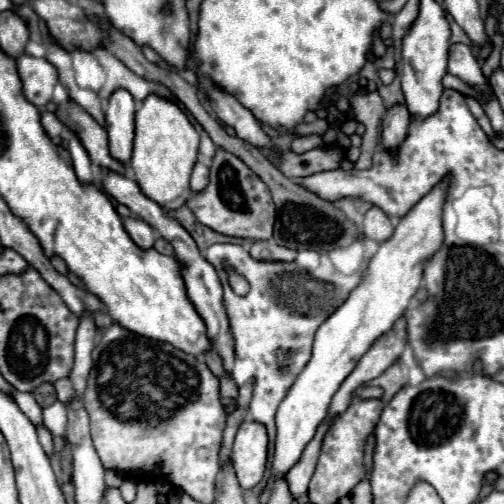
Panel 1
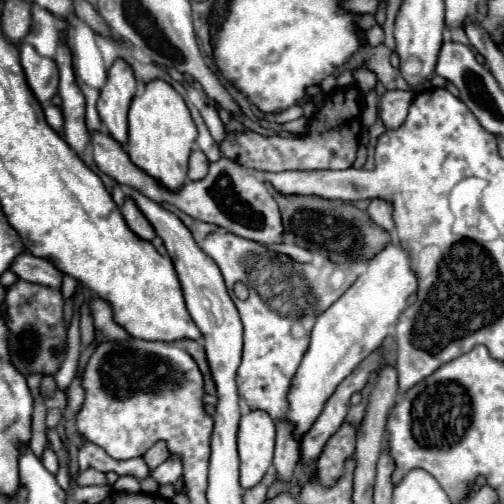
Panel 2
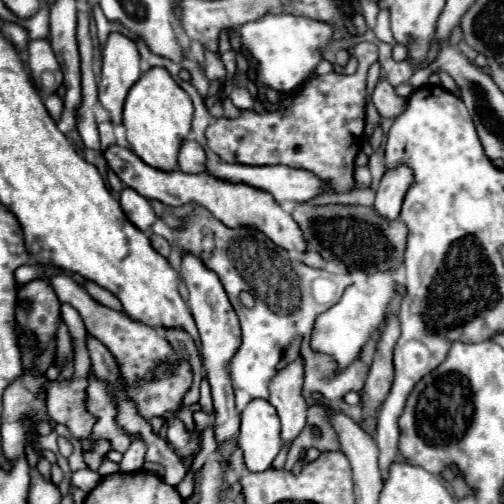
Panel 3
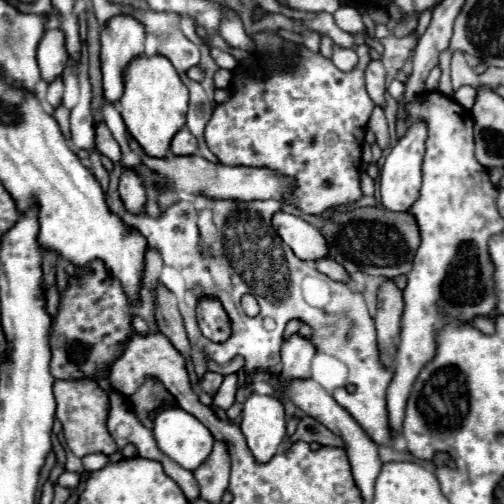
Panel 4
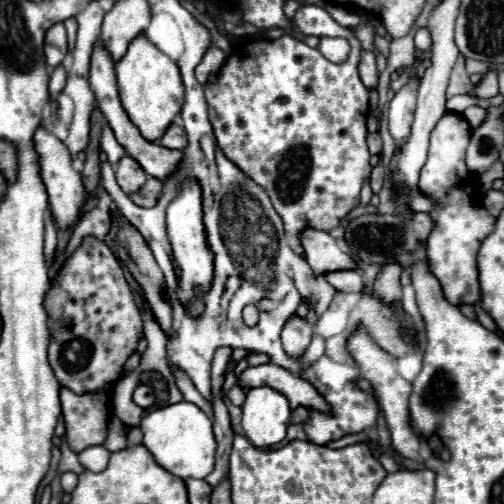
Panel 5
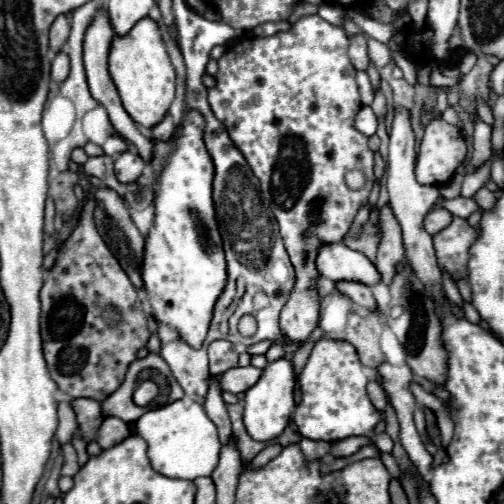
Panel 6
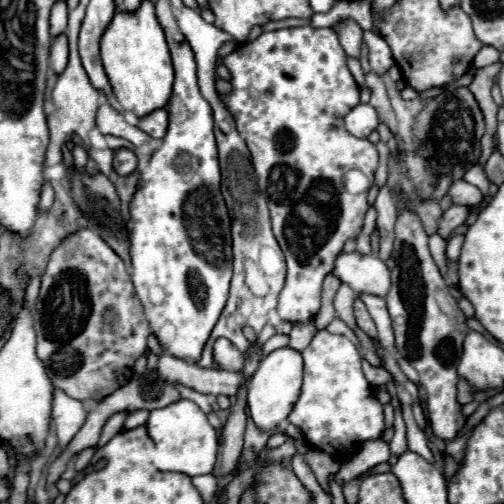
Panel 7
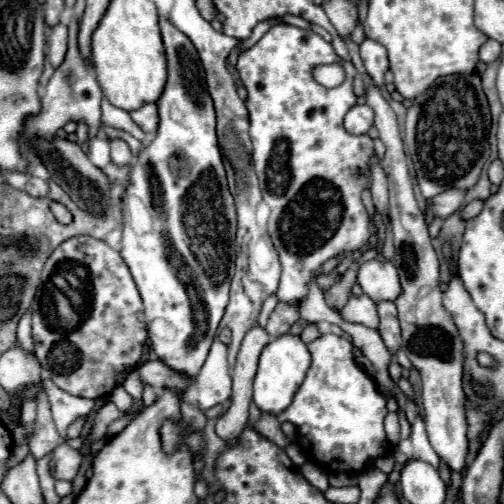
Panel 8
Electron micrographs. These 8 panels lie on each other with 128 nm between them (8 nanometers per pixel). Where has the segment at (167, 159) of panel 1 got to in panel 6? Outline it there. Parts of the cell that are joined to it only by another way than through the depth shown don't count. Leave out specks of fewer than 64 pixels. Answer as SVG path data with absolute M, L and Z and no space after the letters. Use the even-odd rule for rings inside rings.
M146 16L132 26L128 36L114 36L108 54L108 70L118 88L122 104L134 122L152 128L166 116L174 100L176 72L166 52L166 42L158 22Z

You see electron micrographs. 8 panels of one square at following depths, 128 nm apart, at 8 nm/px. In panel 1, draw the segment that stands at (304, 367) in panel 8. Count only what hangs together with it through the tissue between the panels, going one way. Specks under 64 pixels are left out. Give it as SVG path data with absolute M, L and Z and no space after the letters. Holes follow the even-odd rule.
M242 422L232 446L232 464L244 490L254 488L266 472L268 434L260 422Z

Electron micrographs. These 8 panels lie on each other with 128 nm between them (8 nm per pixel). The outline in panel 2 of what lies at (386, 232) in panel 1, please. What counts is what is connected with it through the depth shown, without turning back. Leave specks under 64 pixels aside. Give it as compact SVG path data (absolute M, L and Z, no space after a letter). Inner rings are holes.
M380 198L372 200L370 206L368 206L368 214L370 214L370 218L372 218L378 226L382 226L384 230L388 230L388 232L394 230L392 204L388 204L388 200L380 200Z

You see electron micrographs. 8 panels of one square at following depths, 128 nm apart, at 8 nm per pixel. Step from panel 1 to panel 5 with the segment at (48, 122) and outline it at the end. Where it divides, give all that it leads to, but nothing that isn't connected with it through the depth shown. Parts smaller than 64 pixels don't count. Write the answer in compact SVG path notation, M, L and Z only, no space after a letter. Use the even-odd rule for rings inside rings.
M60 64L52 70L52 76L50 76L50 96L56 98L64 90L64 84L66 84L66 70Z

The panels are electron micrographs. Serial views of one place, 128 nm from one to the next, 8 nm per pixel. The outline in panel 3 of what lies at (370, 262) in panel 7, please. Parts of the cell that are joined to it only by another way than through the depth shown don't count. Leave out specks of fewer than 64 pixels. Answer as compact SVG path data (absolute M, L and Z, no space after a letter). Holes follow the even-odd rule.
M110 146L104 152L104 158L106 158L108 166L120 176L124 186L134 188L144 198L154 198L168 206L182 206L186 202L196 202L196 204L204 206L206 210L210 210L220 222L224 222L230 228L250 226L250 228L262 230L274 244L282 246L288 252L294 252L294 254L306 252L308 244L304 244L304 236L300 236L300 226L264 190L258 190L258 188L252 188L246 184L230 184L226 180L218 180L204 172L200 172L200 174L186 174L180 170L164 172L164 170L144 164L130 148L122 148L122 146Z

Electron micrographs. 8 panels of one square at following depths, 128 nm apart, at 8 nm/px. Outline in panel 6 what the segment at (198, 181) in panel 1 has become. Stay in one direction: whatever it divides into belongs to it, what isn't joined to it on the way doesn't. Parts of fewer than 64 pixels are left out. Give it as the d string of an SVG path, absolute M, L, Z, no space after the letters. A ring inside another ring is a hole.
M166 114L164 120L158 122L158 124L152 128L152 134L154 134L156 140L164 140L164 142L172 140L172 136L176 134L176 126L174 126L174 122L172 122L172 116Z

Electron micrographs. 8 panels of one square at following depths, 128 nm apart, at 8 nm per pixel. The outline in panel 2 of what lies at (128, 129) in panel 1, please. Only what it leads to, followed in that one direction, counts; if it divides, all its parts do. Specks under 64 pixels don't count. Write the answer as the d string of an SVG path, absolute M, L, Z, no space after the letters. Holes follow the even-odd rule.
M114 60L108 70L106 84L100 90L98 114L110 136L120 144L128 140L128 108L136 94L138 80L132 72L132 66L124 60Z

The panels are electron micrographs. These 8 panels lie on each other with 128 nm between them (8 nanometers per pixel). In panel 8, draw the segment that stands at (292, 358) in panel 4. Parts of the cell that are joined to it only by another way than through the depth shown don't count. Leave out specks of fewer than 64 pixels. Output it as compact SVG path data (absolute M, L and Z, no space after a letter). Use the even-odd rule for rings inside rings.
M276 24L276 26L272 26L250 50L246 50L246 52L240 54L236 68L238 68L240 80L244 82L244 86L246 86L246 90L248 90L246 108L248 108L248 112L250 112L250 136L252 136L252 146L254 146L252 164L254 164L254 170L256 170L258 180L260 180L262 198L264 198L264 200L270 204L270 208L272 208L272 214L270 214L270 238L272 238L274 248L278 250L280 262L282 262L282 278L280 278L280 286L278 286L278 298L280 298L280 302L290 302L290 304L294 304L294 302L300 302L300 300L306 296L306 292L308 292L308 286L306 286L306 284L308 284L312 272L318 270L328 258L332 258L332 256L336 256L336 254L340 254L340 252L360 250L360 248L364 248L366 242L368 242L368 236L370 236L370 232L368 232L368 212L366 212L366 208L364 208L364 204L362 204L362 200L360 200L360 192L368 186L364 172L368 170L370 158L374 156L374 142L372 142L372 138L370 138L368 134L356 136L356 134L348 134L348 132L344 130L342 120L344 120L346 112L356 104L356 96L354 96L354 92L352 92L352 78L356 76L356 70L354 70L352 62L340 60L340 58L336 56L336 52L334 52L332 44L326 42L322 36L316 36L314 32L302 30L302 28L296 28L296 26ZM324 62L340 62L340 64L344 66L344 70L346 70L346 80L344 80L340 86L336 86L336 88L324 88L324 86L320 86L320 84L312 78L312 68L318 66L318 64L324 64ZM356 170L362 172L360 178L356 178Z

